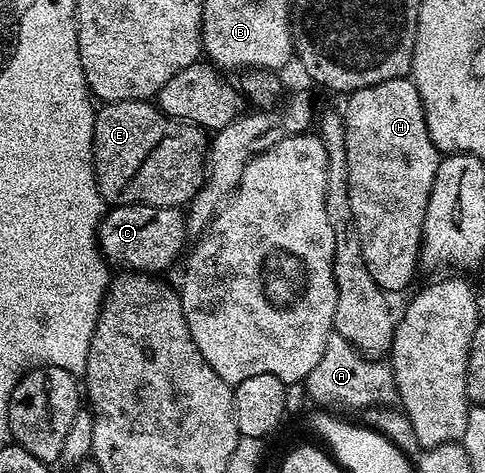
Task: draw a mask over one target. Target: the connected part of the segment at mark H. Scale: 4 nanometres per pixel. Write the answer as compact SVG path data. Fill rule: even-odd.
M397 78L381 81L381 85L369 85L365 89L357 89L350 92L346 96L347 108L342 108L343 124L345 125L345 157L347 158L347 192L349 193L349 201L351 202L351 222L355 229L355 234L359 236L359 244L361 245L361 253L365 257L365 265L369 269L369 273L373 277L373 281L377 281L377 285L385 293L391 291L403 291L411 283L411 278L415 275L415 270L420 270L419 261L419 244L423 241L423 226L425 225L425 209L429 205L429 193L435 184L437 177L437 169L439 168L439 160L441 152L433 145L433 141L429 137L429 129L425 121L425 113L423 112L423 102L417 93L414 82L410 78Z

